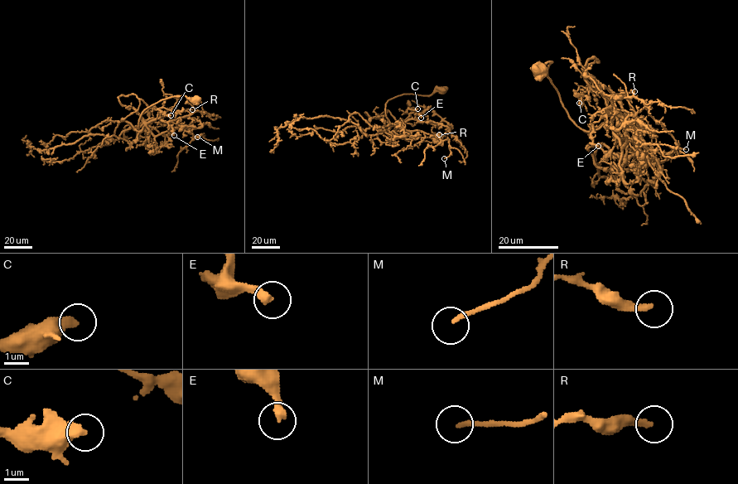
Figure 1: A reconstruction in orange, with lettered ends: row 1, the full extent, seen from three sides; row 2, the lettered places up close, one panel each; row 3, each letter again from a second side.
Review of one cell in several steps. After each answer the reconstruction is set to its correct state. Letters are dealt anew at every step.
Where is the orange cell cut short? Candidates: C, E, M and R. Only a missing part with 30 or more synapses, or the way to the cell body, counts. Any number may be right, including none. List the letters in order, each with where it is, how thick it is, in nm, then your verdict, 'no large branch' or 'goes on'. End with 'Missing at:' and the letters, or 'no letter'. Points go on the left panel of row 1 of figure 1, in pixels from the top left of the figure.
C: place (171, 115); calibre 500 nm; no large branch
E: place (174, 135); calibre 340 nm; goes on
M: place (197, 137); calibre 170 nm; no large branch
R: place (192, 109); calibre 240 nm; no large branch
Missing at: E

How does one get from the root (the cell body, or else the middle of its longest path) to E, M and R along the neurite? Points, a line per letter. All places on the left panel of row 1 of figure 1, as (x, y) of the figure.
E: (195, 100), (184, 95), (170, 97), (147, 107), (141, 114), (138, 128), (159, 118), (171, 127), (174, 135)
M: (195, 100), (161, 99), (142, 112), (138, 128), (144, 124), (154, 135), (174, 128), (204, 135), (197, 137)
R: (195, 100), (161, 99), (142, 112), (138, 128), (192, 109)

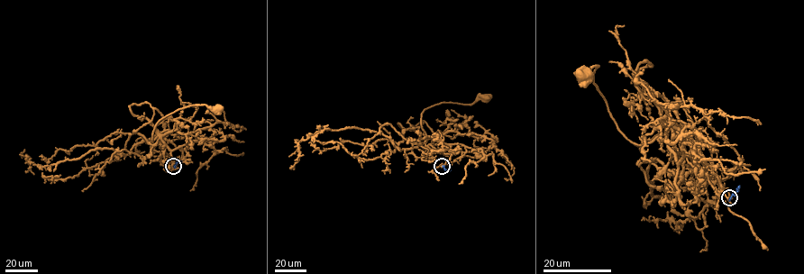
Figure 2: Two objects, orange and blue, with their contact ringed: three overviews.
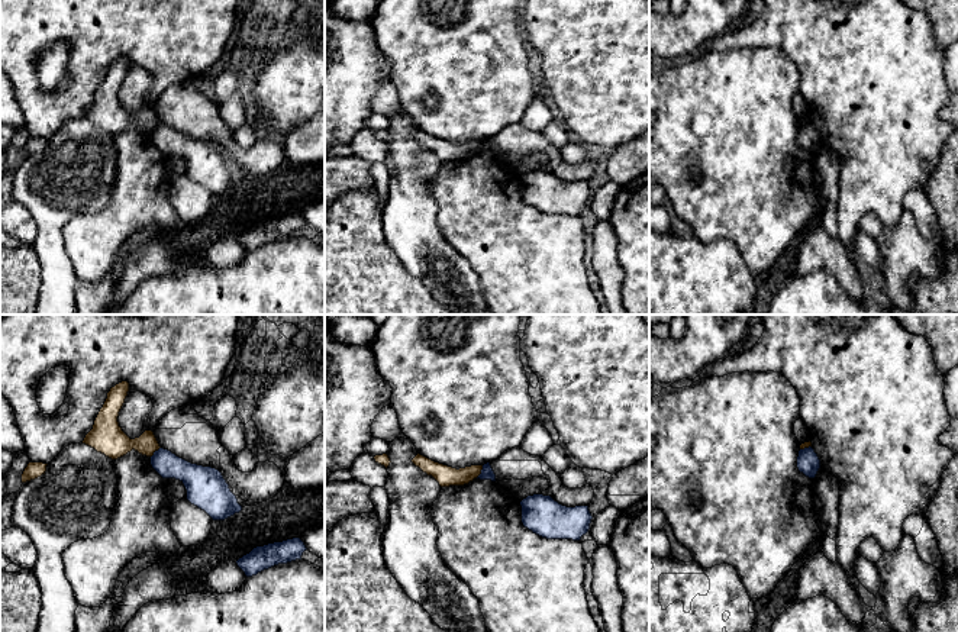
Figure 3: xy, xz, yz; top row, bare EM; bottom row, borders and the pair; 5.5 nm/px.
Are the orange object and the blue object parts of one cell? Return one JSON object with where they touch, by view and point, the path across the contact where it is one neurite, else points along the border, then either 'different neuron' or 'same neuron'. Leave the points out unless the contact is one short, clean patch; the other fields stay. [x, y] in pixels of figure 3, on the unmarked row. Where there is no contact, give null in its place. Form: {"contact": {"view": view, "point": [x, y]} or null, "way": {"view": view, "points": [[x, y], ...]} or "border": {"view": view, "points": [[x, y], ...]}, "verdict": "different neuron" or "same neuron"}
{"contact": {"view": "xz", "point": [480, 147]}, "border": {"view": "xz", "points": [[483, 141], [476, 152]]}, "verdict": "different neuron"}

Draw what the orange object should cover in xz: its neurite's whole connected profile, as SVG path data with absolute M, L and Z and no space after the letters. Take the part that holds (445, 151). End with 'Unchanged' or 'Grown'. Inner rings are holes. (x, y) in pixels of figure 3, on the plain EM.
M417 129L412 138L419 142L428 151L432 151L441 162L464 161L477 154L481 149L483 141L471 141L465 144L452 144L439 138L435 138L420 129Z. Unchanged

